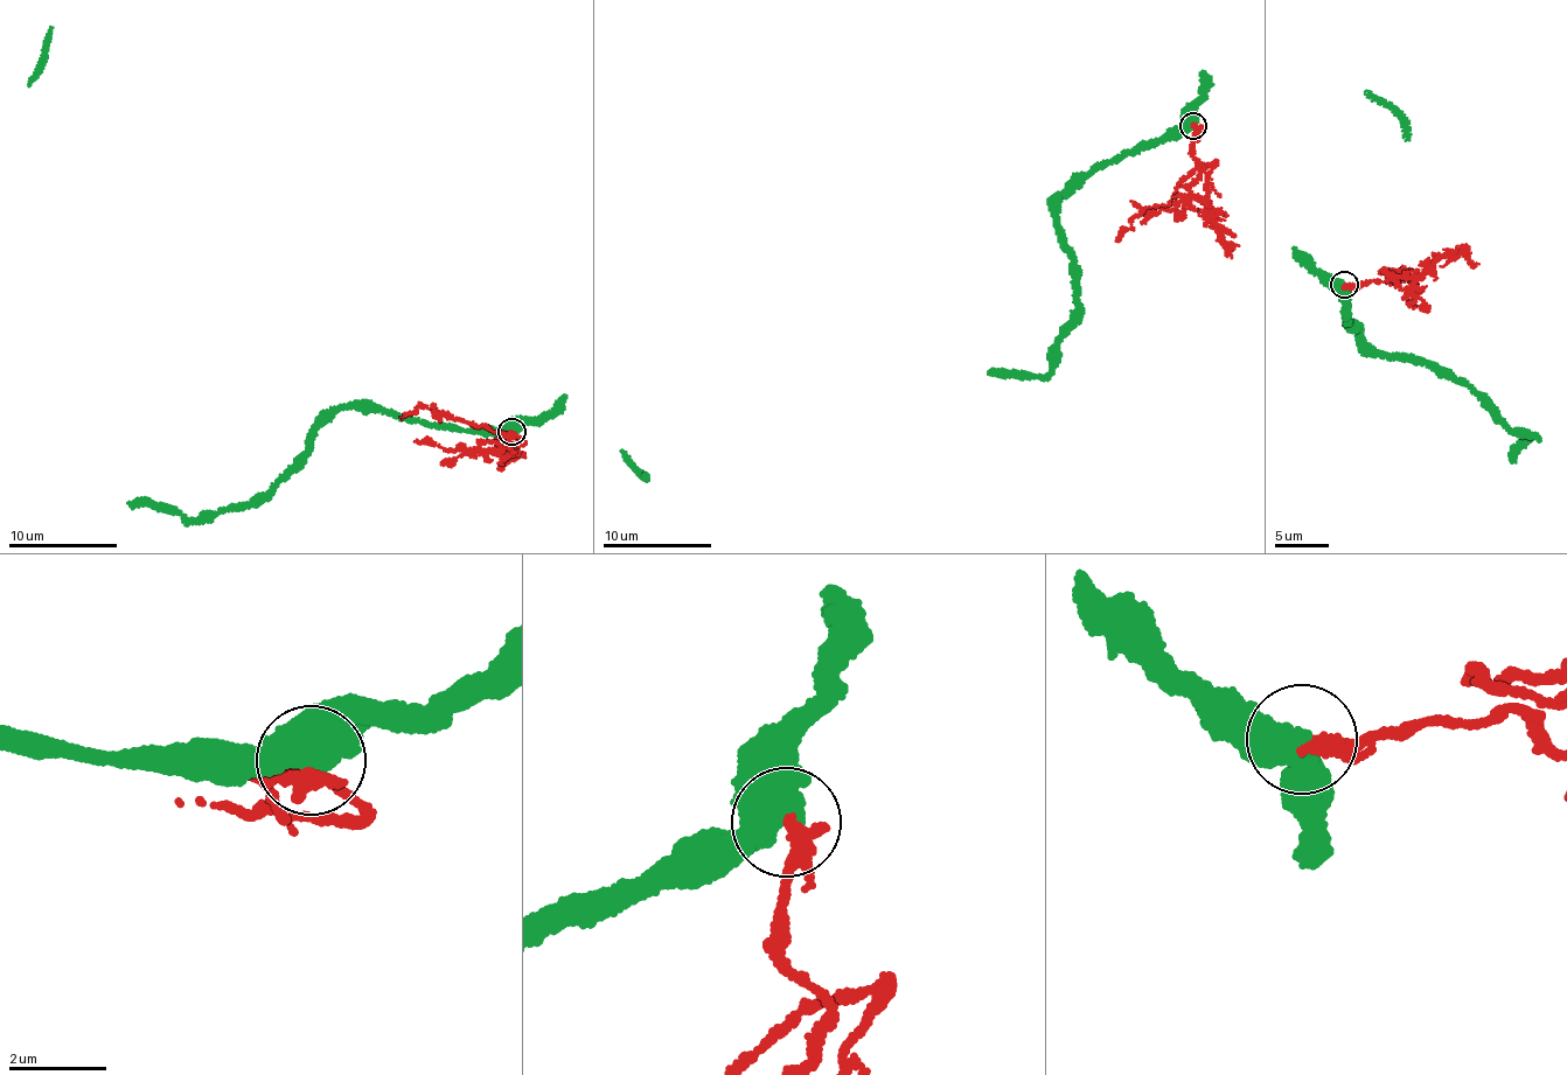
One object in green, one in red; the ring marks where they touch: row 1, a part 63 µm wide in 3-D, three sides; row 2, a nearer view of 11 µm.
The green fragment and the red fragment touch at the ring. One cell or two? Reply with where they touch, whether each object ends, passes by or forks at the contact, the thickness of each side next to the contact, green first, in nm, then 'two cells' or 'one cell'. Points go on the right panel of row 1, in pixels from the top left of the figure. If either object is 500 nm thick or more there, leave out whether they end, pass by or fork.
(1344, 285) | 550/260 nm | two cells

